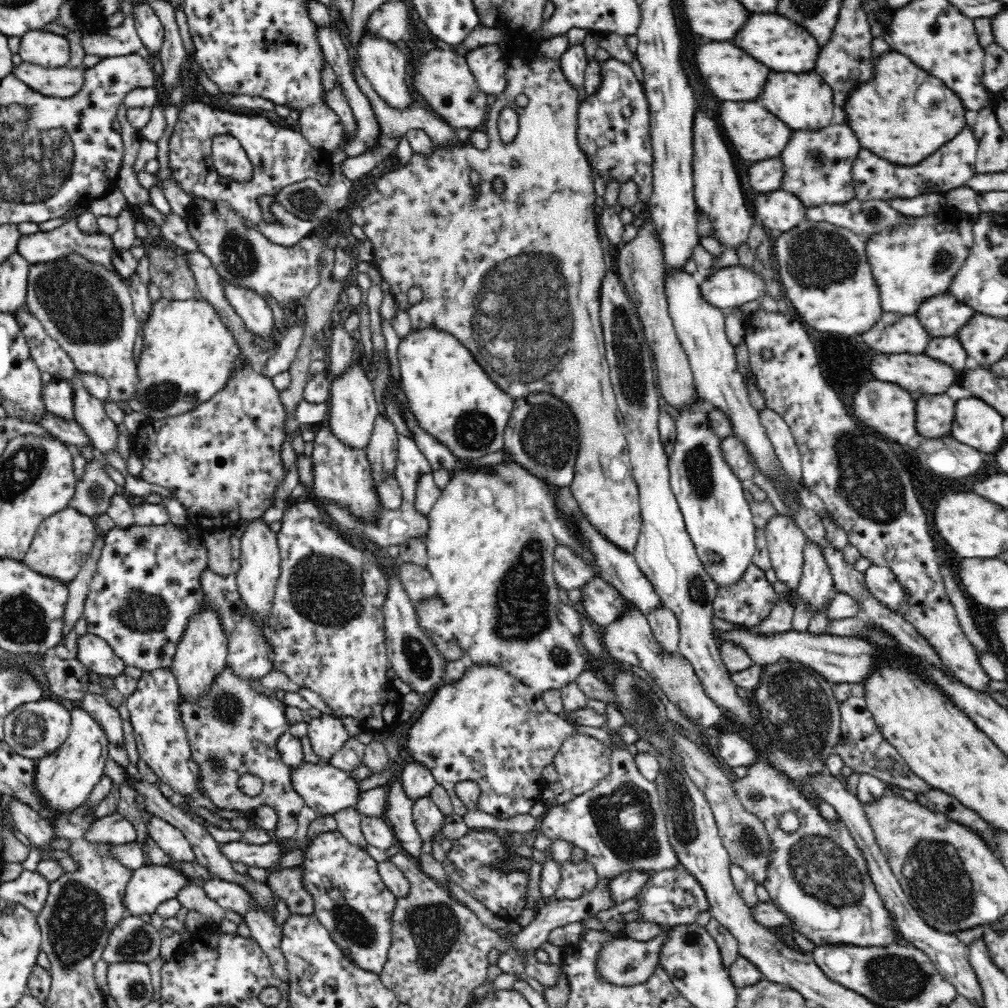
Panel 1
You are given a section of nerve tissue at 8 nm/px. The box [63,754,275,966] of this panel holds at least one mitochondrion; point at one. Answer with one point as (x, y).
(138, 942)

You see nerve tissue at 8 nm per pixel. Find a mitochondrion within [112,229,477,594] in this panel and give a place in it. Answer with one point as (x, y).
(162, 395)

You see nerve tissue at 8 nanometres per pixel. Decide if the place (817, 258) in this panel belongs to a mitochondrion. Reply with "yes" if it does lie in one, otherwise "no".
yes

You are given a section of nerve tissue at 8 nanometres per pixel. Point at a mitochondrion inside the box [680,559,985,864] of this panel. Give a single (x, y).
(803, 713)

